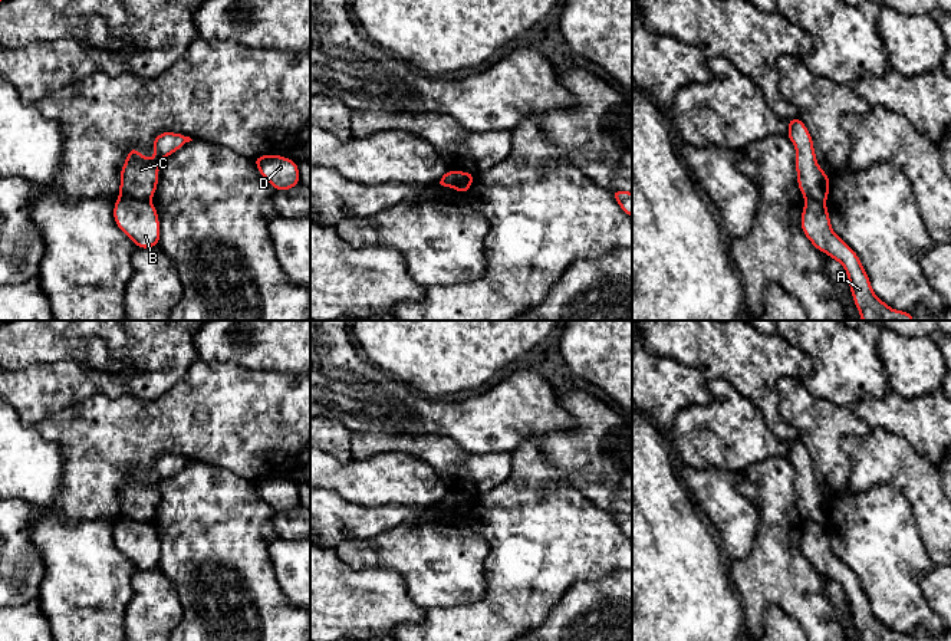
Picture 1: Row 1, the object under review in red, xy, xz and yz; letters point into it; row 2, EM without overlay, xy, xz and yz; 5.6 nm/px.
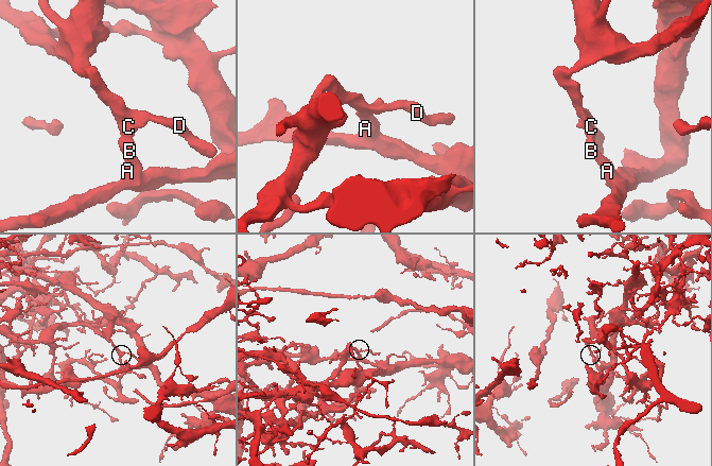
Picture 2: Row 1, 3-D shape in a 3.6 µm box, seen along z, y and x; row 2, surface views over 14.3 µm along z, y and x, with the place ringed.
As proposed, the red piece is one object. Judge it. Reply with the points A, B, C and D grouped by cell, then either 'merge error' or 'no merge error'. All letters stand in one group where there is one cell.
A B / C D; merge error

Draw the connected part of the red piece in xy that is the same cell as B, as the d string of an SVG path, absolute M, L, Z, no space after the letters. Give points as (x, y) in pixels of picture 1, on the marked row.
M119 195L113 207L113 218L136 247L149 249L159 244L158 213L151 201Z

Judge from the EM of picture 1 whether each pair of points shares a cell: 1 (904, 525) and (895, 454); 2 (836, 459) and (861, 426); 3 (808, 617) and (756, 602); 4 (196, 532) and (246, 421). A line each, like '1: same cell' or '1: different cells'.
1: different cells
2: same cell
3: same cell
4: different cells

